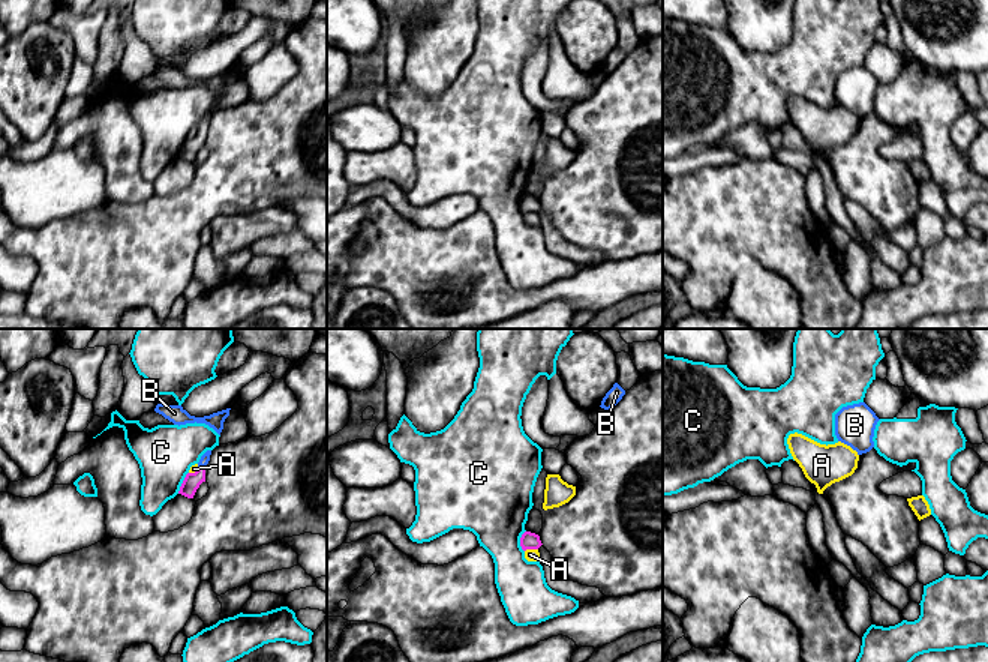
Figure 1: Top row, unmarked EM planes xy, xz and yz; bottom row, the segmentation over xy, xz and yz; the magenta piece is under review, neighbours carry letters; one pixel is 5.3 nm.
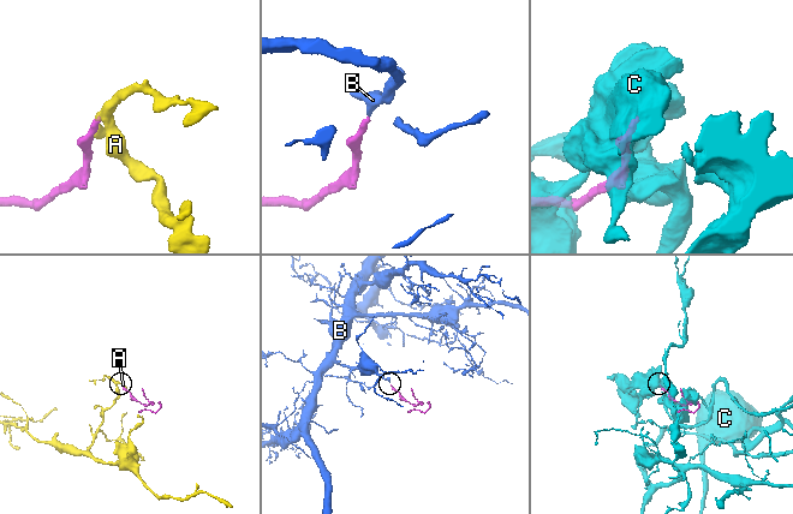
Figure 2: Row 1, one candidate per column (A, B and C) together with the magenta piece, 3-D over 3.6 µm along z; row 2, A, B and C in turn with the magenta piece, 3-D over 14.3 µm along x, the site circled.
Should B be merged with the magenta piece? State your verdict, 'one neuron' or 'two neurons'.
one neuron

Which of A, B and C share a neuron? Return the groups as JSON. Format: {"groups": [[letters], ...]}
{"groups": [["A"], ["B"], ["C"]]}

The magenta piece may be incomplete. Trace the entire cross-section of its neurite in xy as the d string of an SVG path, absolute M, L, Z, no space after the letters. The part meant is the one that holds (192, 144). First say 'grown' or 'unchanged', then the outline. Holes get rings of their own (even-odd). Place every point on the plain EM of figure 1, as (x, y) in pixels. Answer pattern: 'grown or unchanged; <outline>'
grown; M207 114L198 126L198 134L195 137L187 137L186 138L186 141L184 141L181 150L180 150L178 158L181 158L187 162L193 162L199 149L202 146L205 146L205 131L210 125L210 119L211 119L211 114Z

